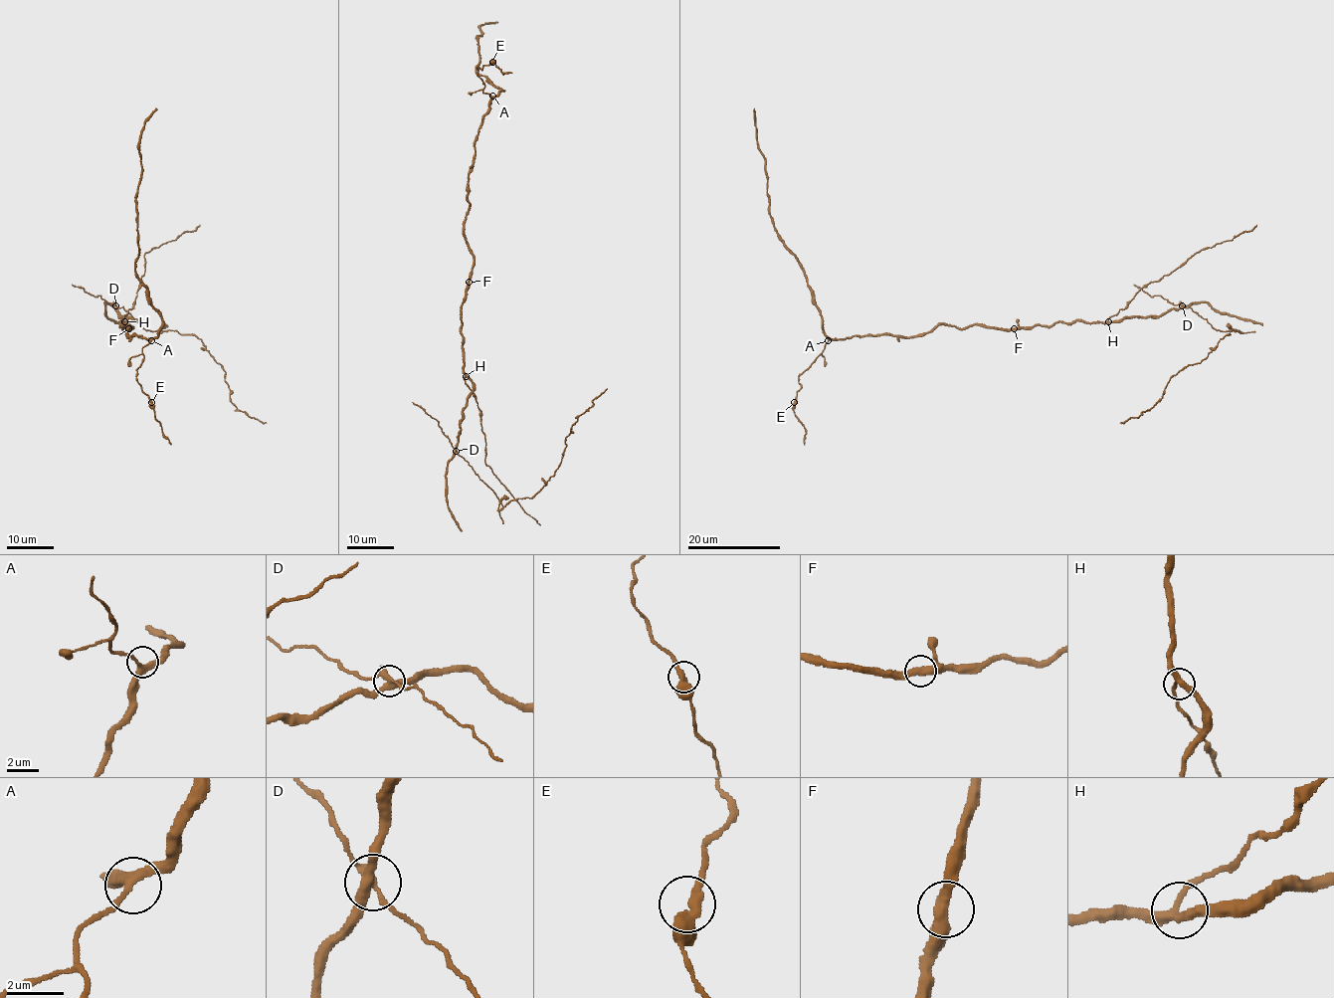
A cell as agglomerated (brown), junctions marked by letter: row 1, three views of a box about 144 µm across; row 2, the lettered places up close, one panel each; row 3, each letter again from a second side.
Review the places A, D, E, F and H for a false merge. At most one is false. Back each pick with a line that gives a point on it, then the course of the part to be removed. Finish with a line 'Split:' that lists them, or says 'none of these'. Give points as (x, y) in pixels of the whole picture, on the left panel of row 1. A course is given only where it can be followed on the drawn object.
D: Place: (115, 305). Course of the part to remove: (115, 305), (123, 307), (145, 329), (177, 331), (202, 340), (221, 364), (230, 400), (237, 409), (266, 423)
Split: D

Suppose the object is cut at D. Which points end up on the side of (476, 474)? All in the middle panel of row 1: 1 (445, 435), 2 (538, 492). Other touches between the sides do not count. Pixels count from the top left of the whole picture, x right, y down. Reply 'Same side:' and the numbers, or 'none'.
Same side: 1, 2

